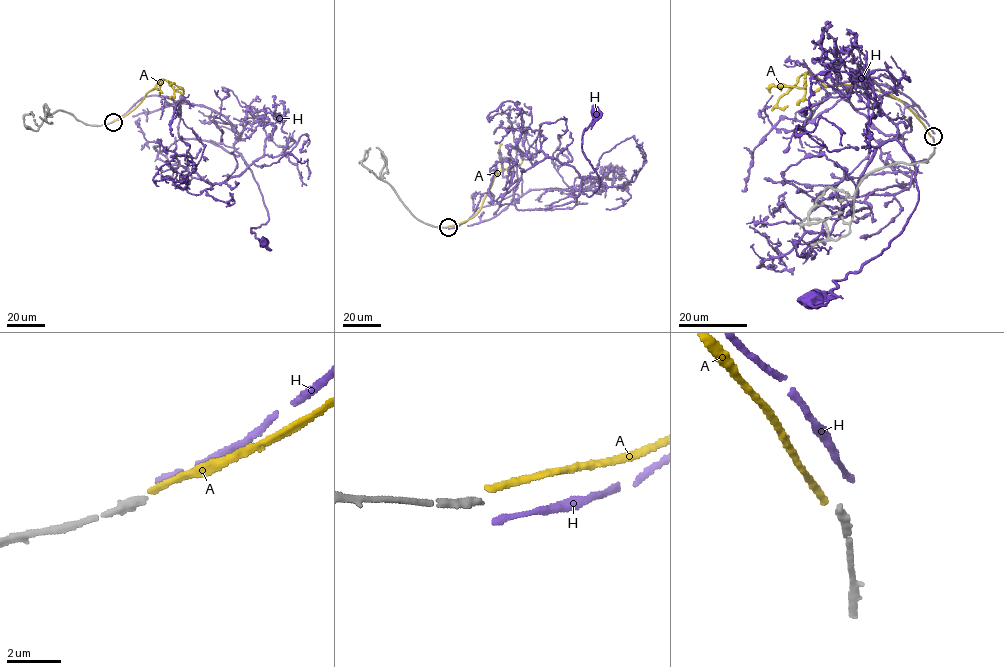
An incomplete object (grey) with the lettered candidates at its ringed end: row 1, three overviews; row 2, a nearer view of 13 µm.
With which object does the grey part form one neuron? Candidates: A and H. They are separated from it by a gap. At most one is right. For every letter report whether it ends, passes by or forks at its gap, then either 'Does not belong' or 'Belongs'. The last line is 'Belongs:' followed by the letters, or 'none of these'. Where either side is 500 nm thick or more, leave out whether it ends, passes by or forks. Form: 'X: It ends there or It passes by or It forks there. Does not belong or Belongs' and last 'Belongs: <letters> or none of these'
A: It ends there. Does not belong
H: It ends there. Does not belong
Belongs: none of these

